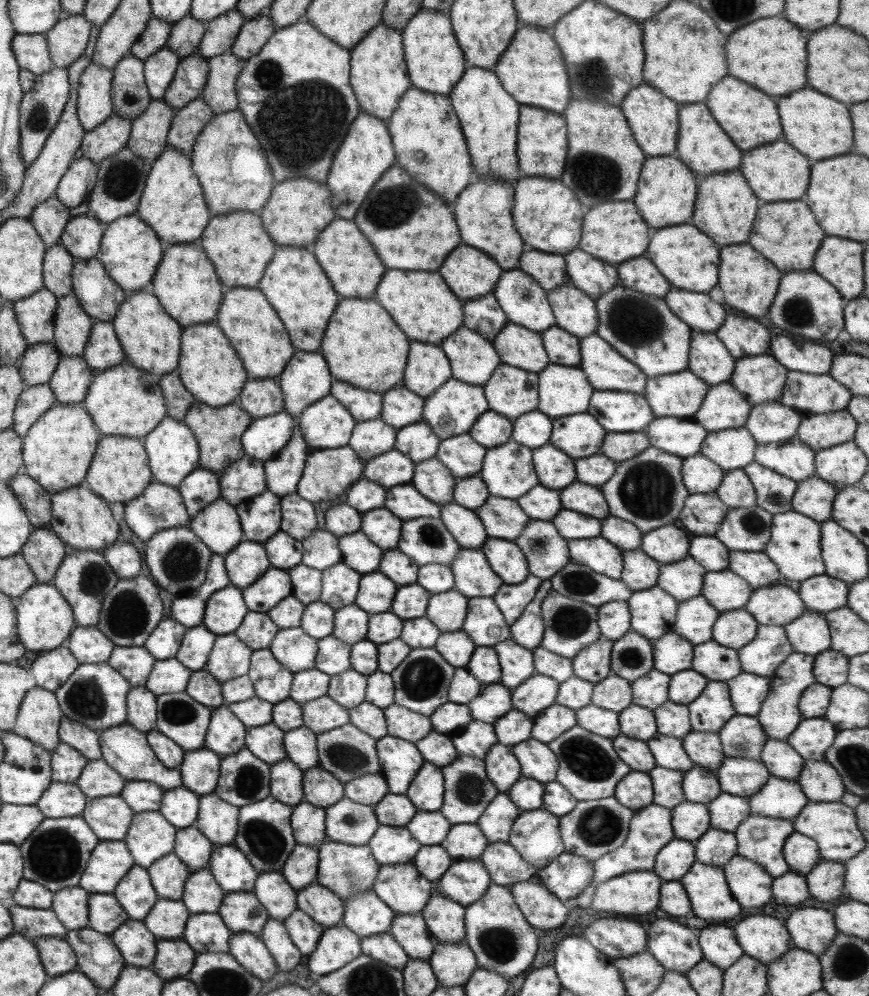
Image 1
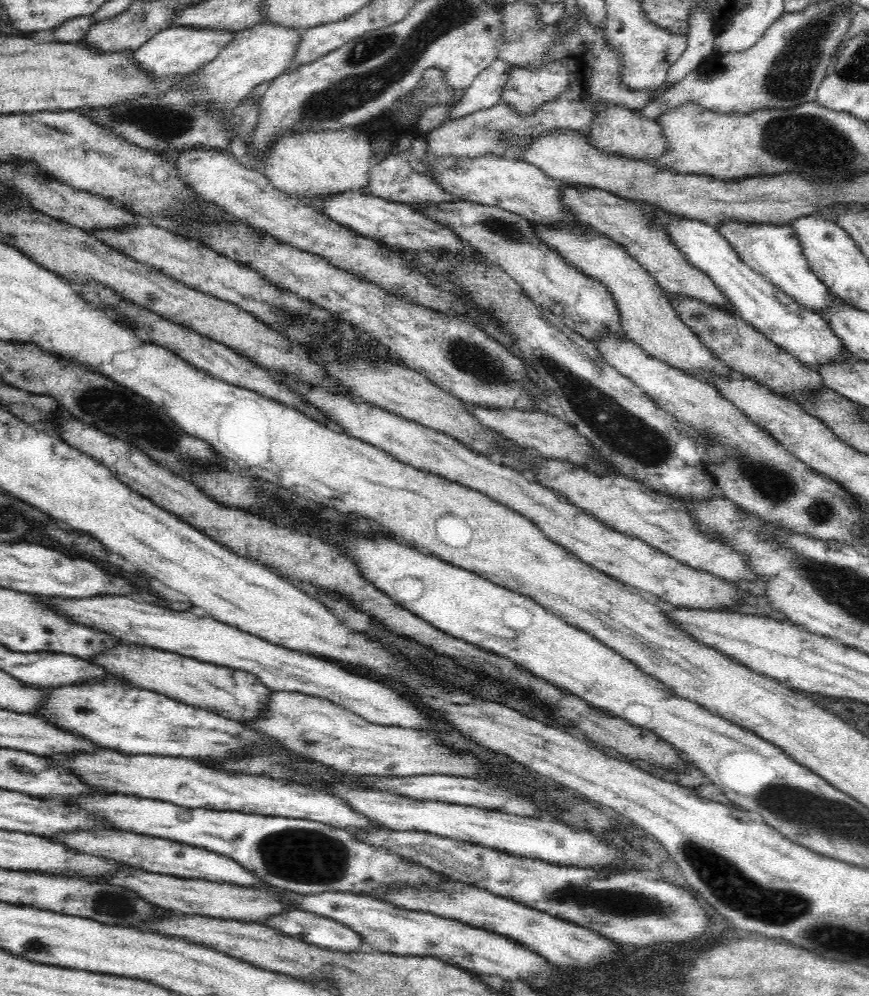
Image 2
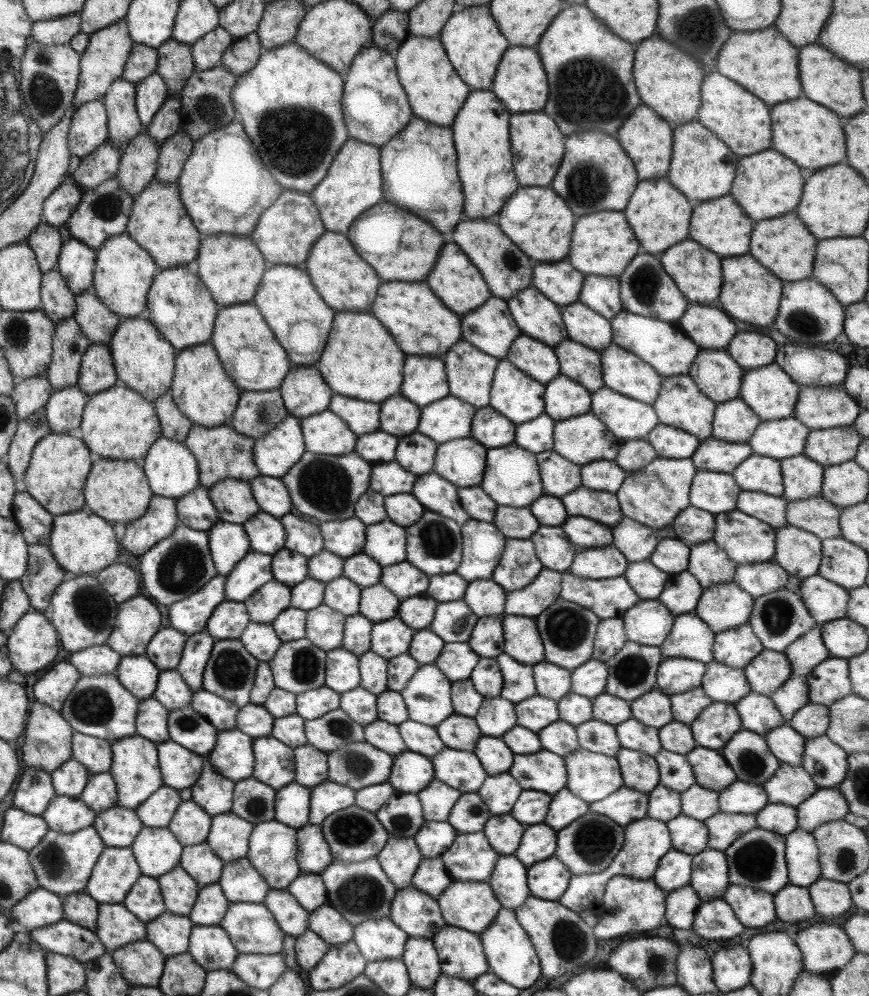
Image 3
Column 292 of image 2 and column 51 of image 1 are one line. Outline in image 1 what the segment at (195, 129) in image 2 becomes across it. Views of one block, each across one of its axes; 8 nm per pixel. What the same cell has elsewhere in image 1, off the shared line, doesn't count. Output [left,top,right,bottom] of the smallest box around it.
[43,15,91,69]

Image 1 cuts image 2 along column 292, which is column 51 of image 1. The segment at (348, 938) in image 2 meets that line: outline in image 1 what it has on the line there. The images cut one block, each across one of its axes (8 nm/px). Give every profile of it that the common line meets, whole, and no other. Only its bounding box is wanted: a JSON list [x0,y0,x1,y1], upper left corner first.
[11,906,68,942]

